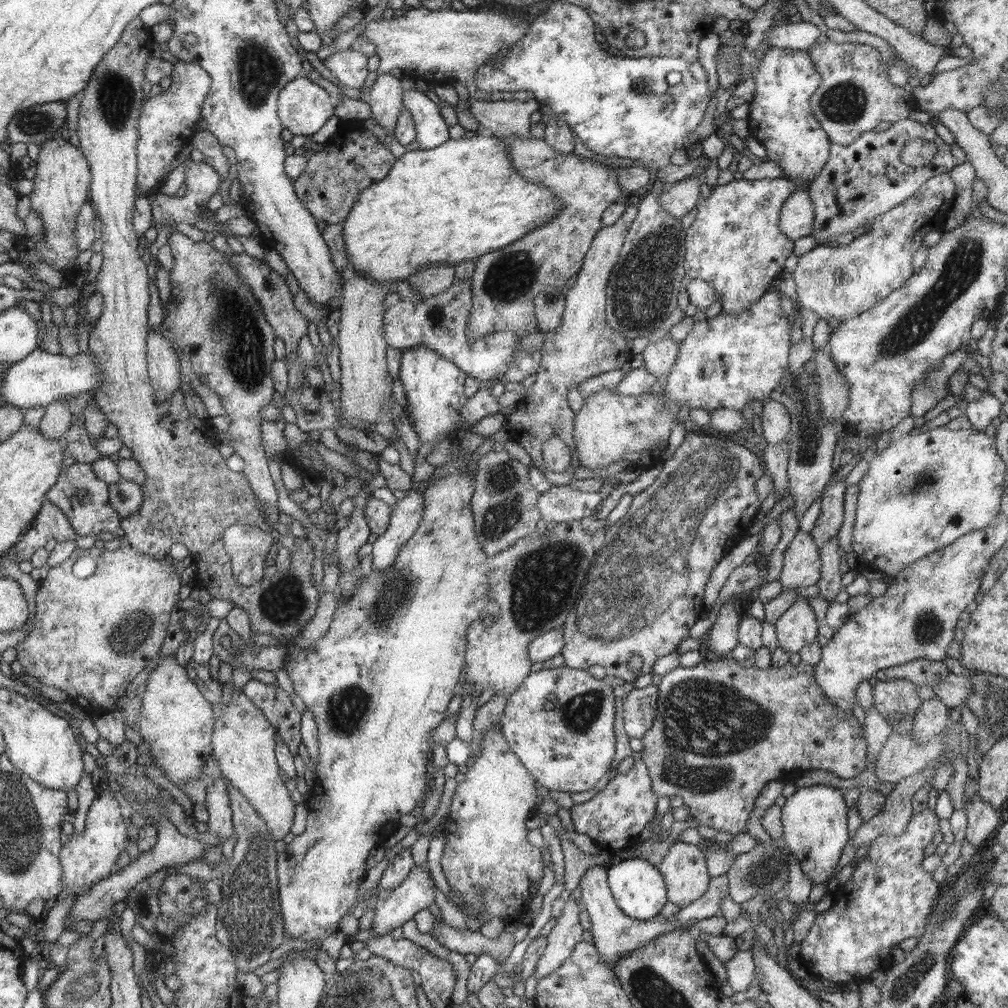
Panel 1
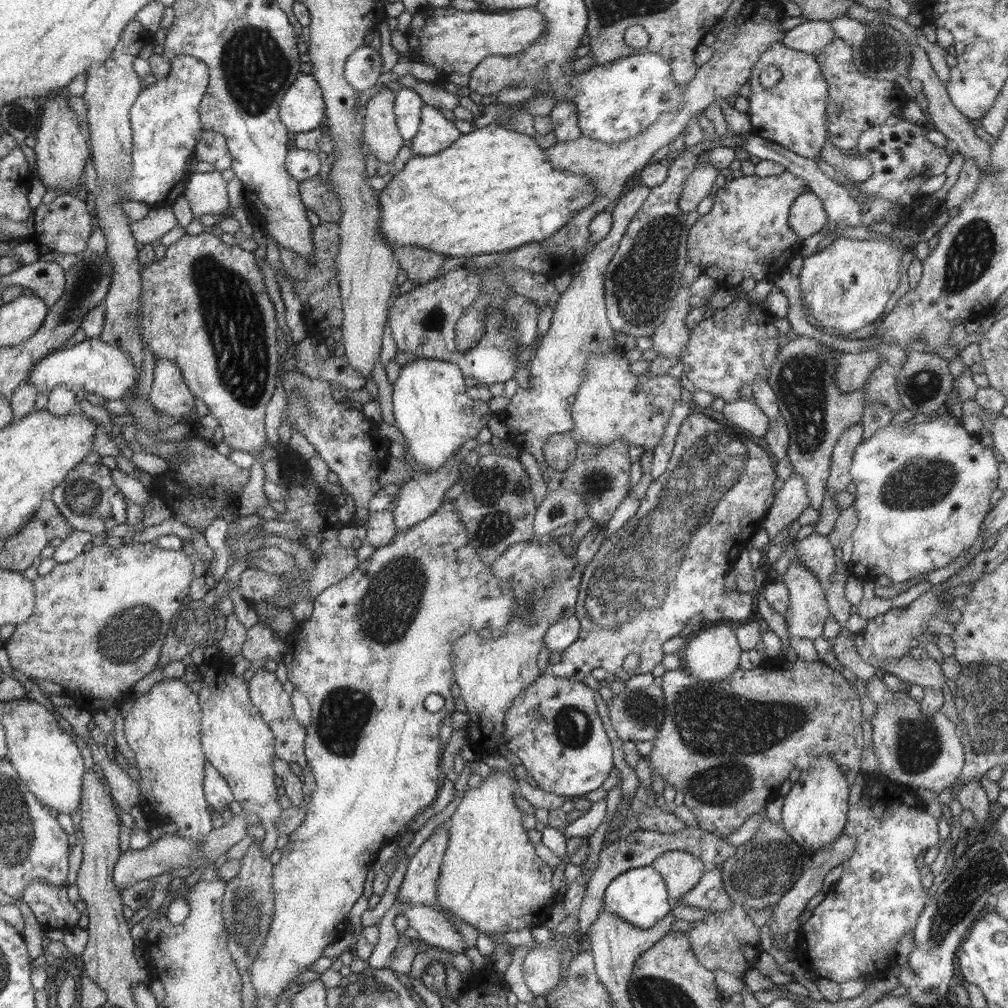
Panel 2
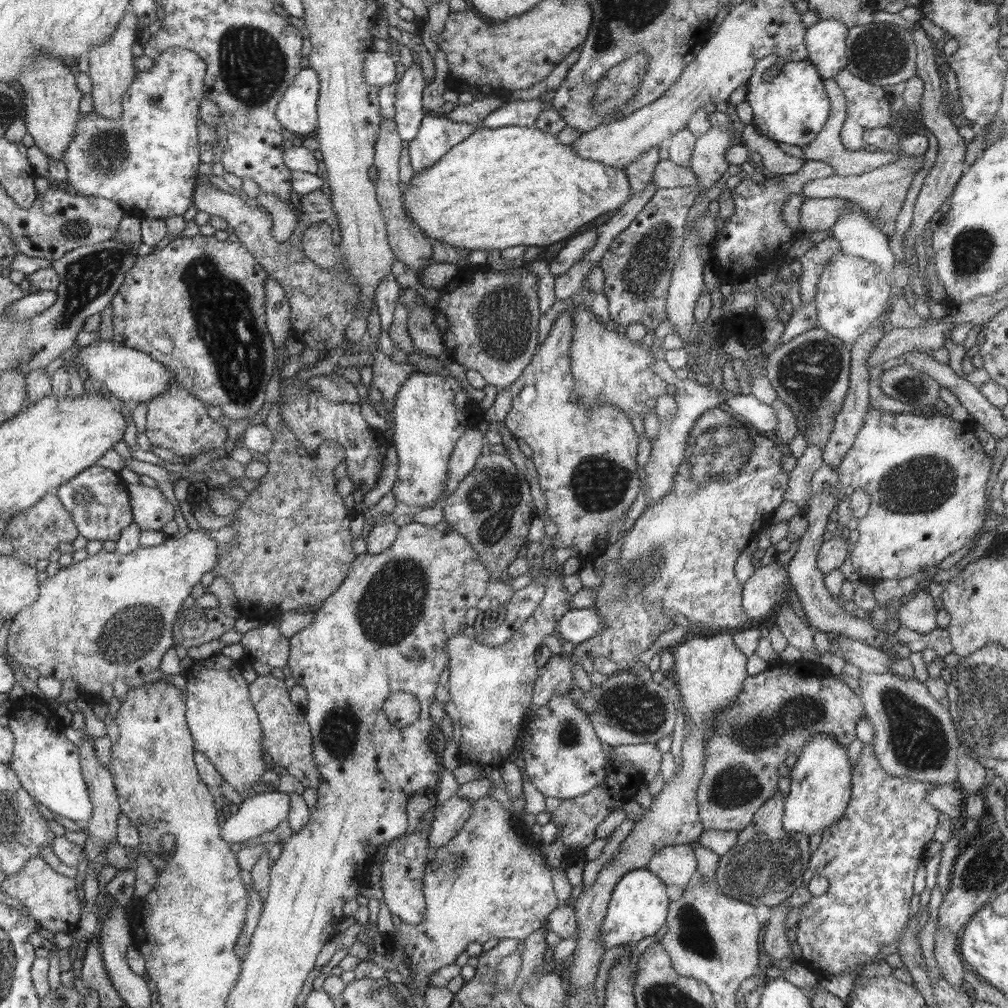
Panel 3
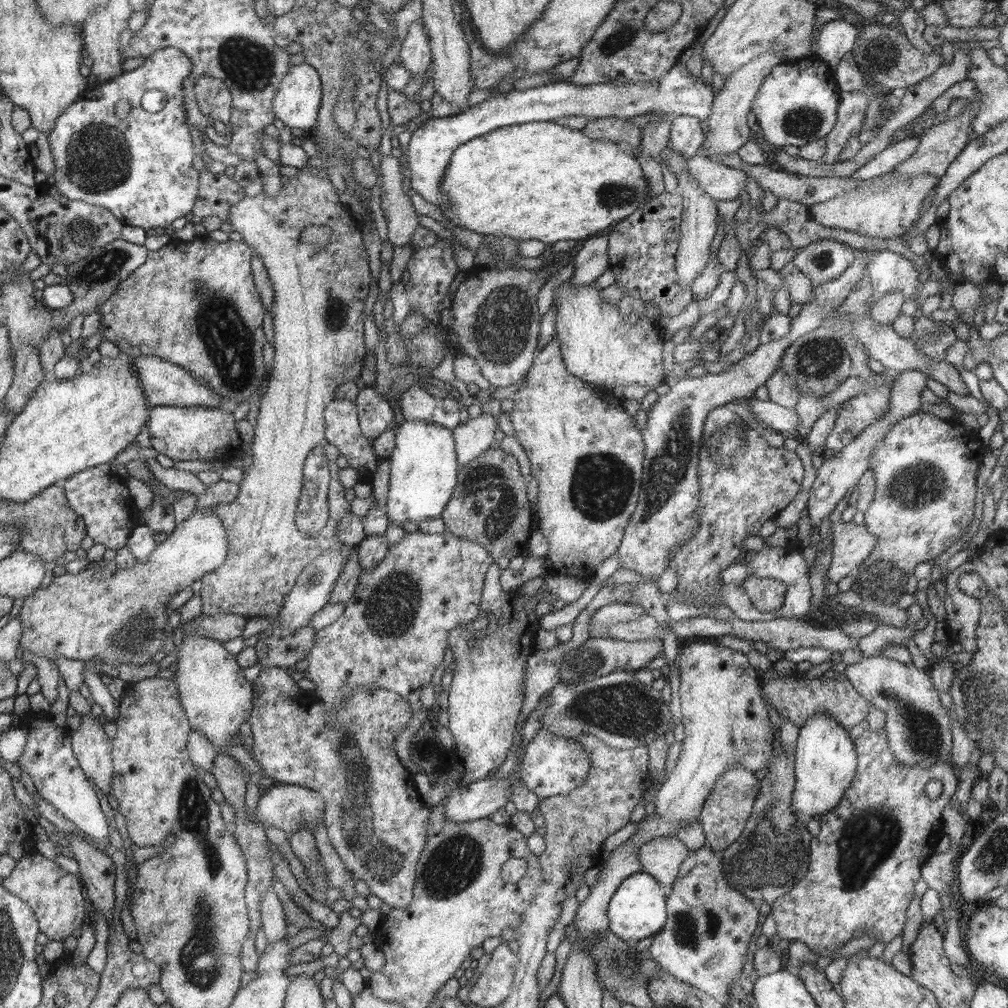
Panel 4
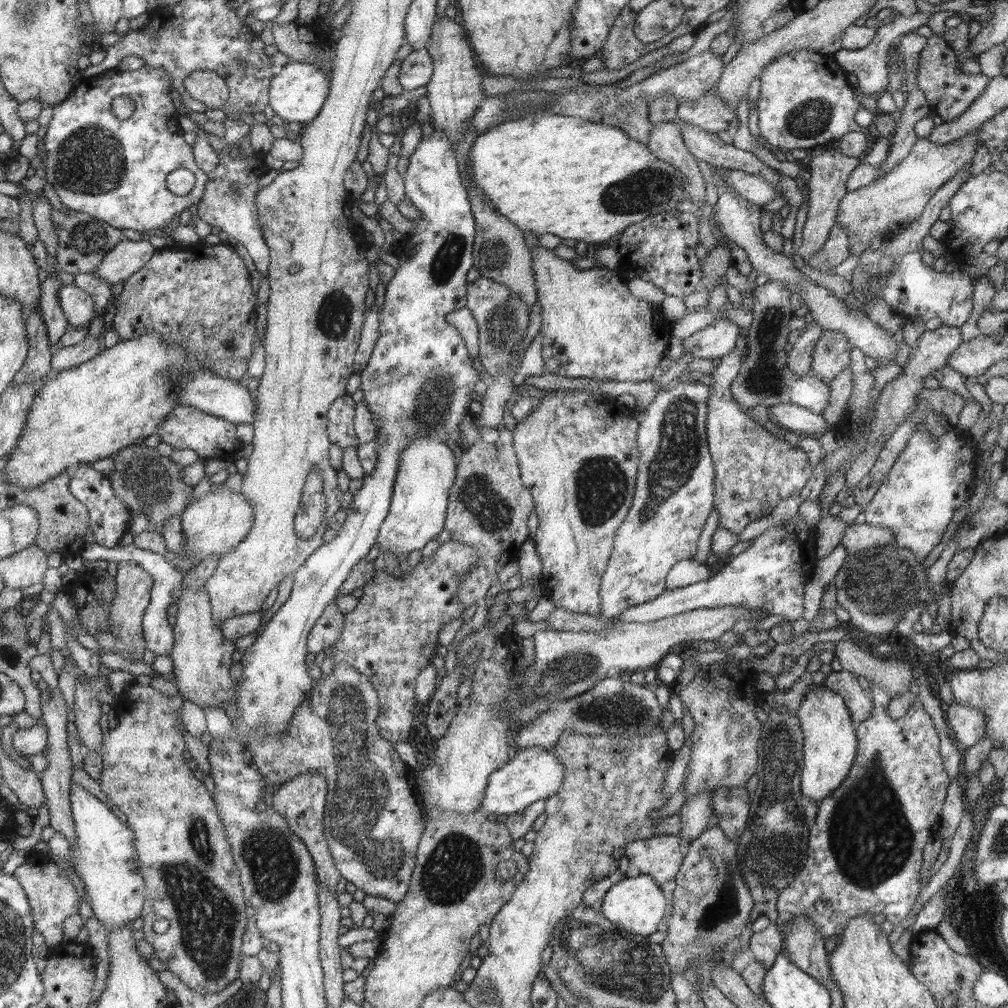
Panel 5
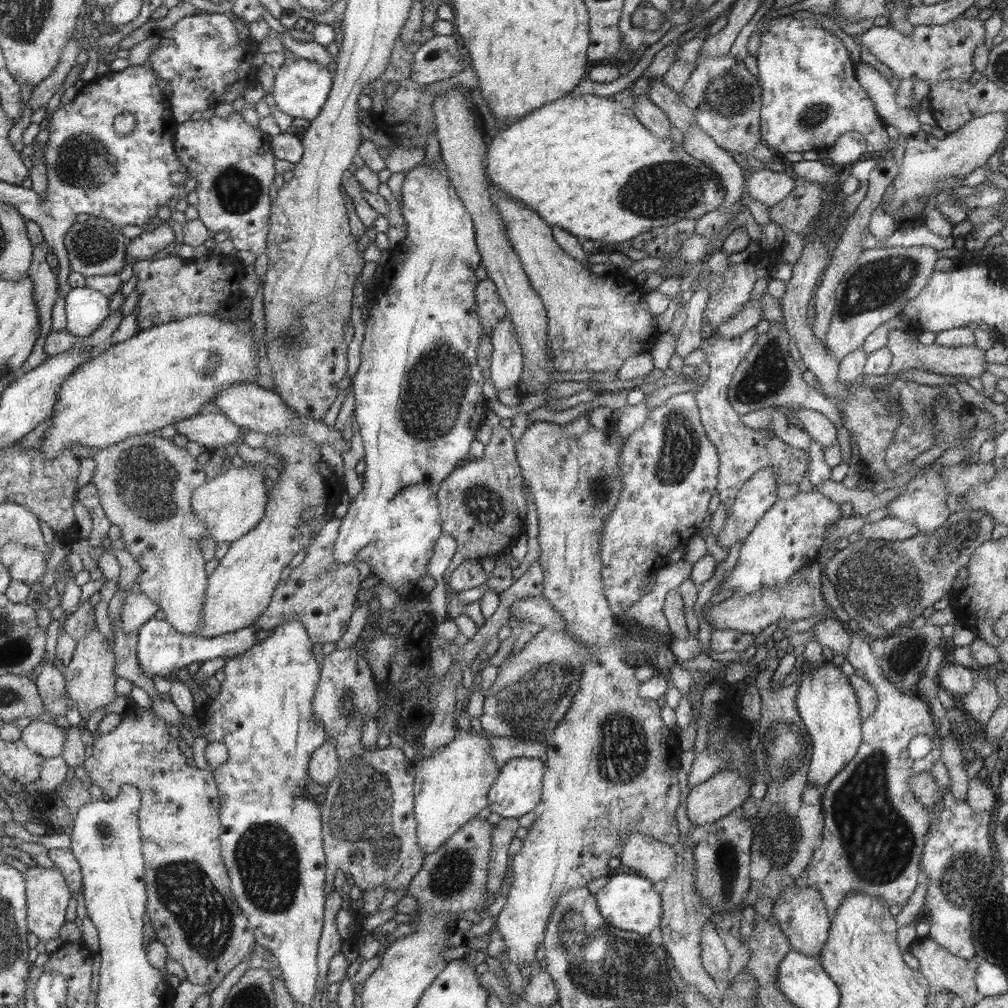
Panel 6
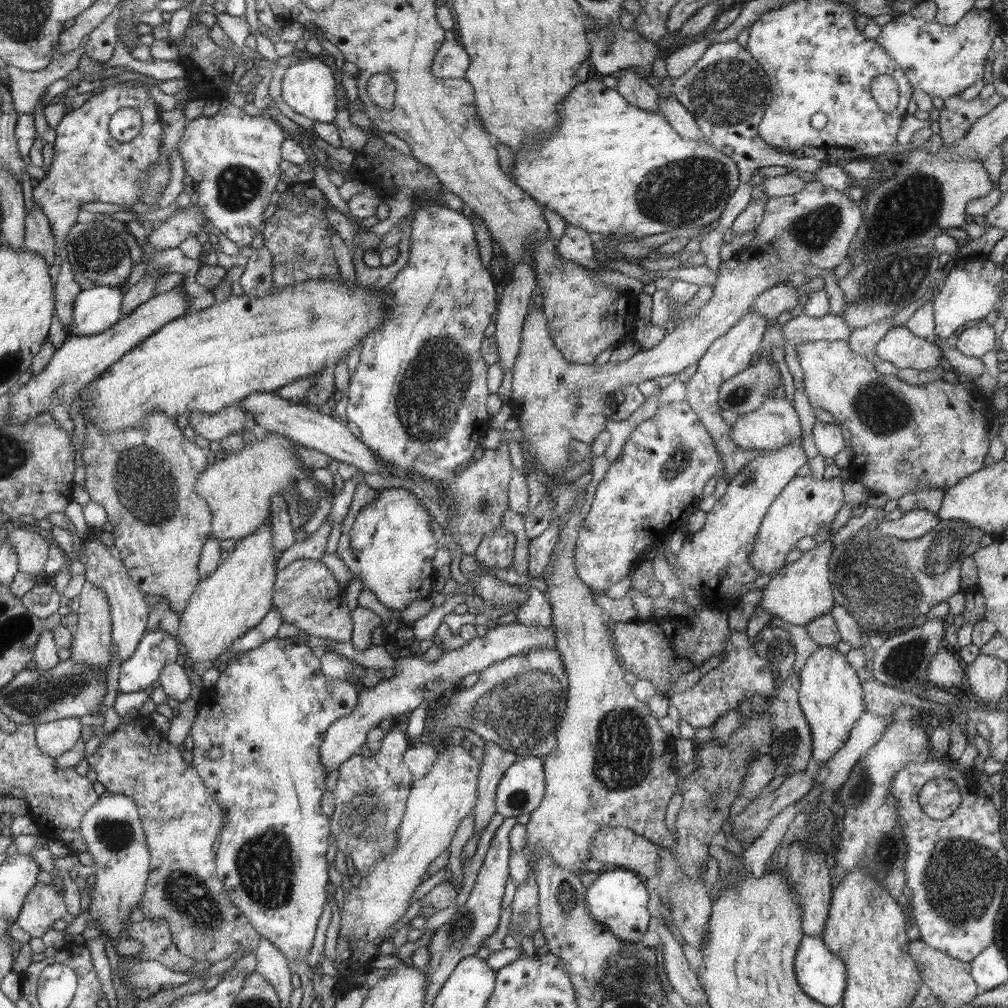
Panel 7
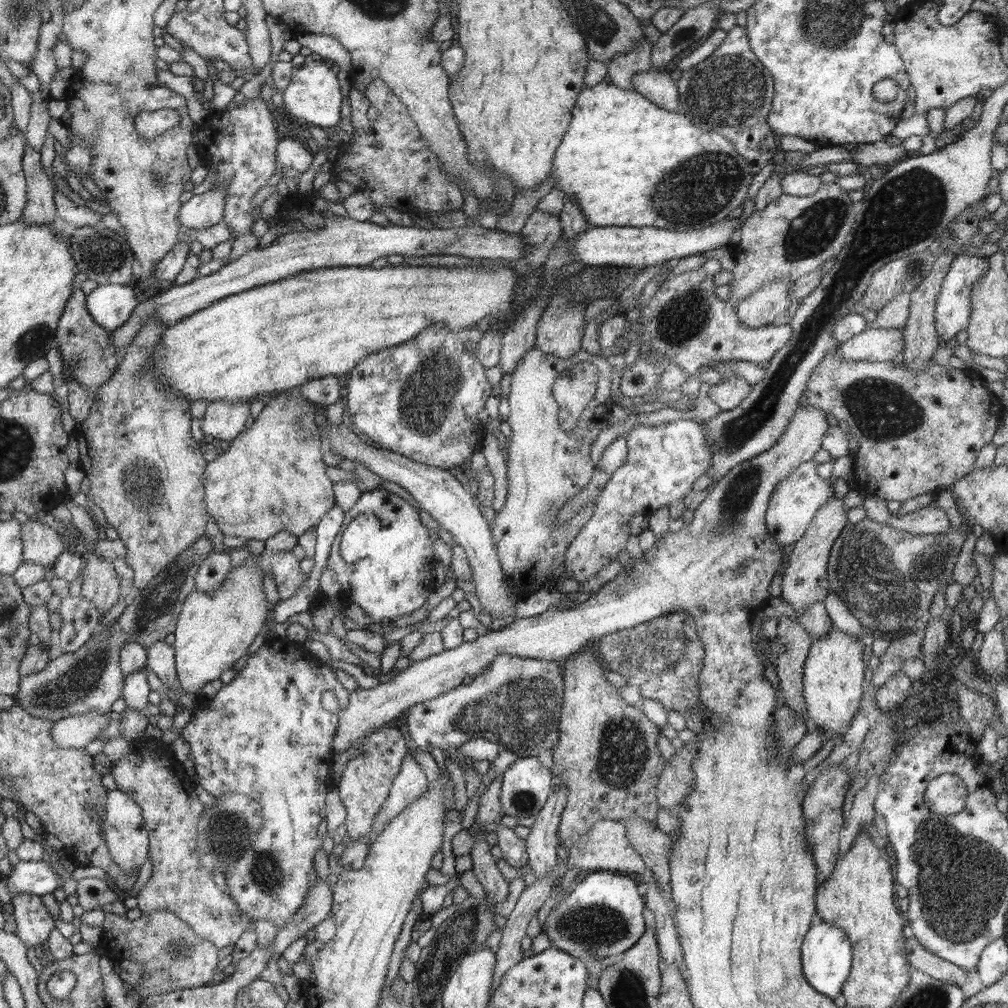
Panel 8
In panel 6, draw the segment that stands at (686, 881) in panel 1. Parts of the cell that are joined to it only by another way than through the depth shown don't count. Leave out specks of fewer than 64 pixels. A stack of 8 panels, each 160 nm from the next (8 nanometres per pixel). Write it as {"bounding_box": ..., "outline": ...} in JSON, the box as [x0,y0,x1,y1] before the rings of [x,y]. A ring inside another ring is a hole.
{"bounding_box":[619,832,678,885],"outline":[[[638,832],[628,835],[619,857],[624,866],[659,885],[669,877],[678,859],[675,846]]]}

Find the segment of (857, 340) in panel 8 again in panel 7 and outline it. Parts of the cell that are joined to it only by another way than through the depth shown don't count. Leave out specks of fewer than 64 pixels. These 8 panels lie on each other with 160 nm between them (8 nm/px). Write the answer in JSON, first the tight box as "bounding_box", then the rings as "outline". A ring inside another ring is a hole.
{"bounding_box":[872,326,945,371],"outline":[[[905,326],[888,330],[872,351],[872,355],[891,362],[898,369],[920,371],[941,366],[941,360],[945,358],[942,353],[937,345],[914,335]]]}

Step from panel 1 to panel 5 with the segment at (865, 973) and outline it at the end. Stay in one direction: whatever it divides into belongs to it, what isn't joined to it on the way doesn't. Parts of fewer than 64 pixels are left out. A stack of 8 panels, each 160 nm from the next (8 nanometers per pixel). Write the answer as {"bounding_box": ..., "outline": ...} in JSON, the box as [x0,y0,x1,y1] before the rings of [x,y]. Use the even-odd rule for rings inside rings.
{"bounding_box":[776,683,951,938],"outline":[[[872,683],[869,684],[868,688],[872,691],[874,708],[868,720],[856,725],[857,755],[854,764],[850,772],[848,772],[847,777],[843,780],[843,784],[840,784],[829,797],[823,798],[818,802],[819,809],[814,826],[809,827],[809,836],[807,837],[808,856],[805,857],[805,865],[801,868],[801,871],[797,873],[796,878],[786,888],[783,888],[782,892],[779,892],[776,901],[778,911],[776,923],[781,930],[782,924],[785,924],[785,922],[788,922],[795,916],[802,915],[807,916],[807,918],[815,924],[815,927],[819,930],[823,938],[826,938],[826,936],[831,937],[836,934],[841,934],[849,920],[865,912],[874,915],[882,914],[882,916],[886,916],[886,920],[889,920],[895,927],[905,922],[904,919],[908,916],[910,910],[912,910],[914,902],[916,902],[916,897],[919,895],[920,866],[922,866],[922,858],[924,858],[922,851],[924,850],[924,846],[928,844],[928,836],[932,836],[932,833],[934,833],[938,827],[940,809],[944,804],[951,778],[948,776],[948,773],[944,771],[944,765],[942,765],[939,749],[940,739],[936,734],[936,728],[930,715],[924,711],[922,703],[917,699],[914,700],[908,707],[906,715],[898,719],[893,719],[888,715],[888,711],[886,711],[893,696],[888,694],[886,689],[876,687],[876,685],[872,685]]]}

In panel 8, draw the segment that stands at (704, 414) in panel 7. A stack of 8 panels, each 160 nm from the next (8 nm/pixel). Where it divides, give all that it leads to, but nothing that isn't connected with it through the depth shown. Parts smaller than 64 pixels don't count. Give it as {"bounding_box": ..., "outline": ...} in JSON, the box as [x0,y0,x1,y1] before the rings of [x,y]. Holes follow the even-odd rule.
{"bounding_box":[734,278,792,328],"outline":[[[783,278],[769,282],[764,288],[740,300],[734,310],[748,328],[760,328],[783,320],[790,306],[789,284],[792,280]]]}

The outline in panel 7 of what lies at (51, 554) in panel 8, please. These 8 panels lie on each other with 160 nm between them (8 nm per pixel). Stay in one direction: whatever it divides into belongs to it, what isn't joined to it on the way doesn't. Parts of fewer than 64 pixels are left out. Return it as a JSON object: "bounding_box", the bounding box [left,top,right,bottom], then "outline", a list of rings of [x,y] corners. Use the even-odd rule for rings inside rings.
{"bounding_box":[8,527,51,577],"outline":[[[20,527],[11,529],[8,541],[18,555],[19,572],[36,577],[44,570],[46,560],[51,556],[51,537],[37,528]]]}

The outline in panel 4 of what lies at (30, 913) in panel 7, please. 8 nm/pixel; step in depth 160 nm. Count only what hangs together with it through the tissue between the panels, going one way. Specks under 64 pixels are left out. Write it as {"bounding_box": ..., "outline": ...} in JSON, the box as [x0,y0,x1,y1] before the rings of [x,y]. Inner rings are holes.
{"bounding_box":[2,850,86,942],"outline":[[[29,850],[18,855],[14,869],[10,876],[2,880],[2,885],[35,909],[40,928],[50,941],[62,942],[68,938],[84,918],[86,900],[82,896],[82,884],[76,875],[66,872],[55,860],[50,860],[39,852]]]}

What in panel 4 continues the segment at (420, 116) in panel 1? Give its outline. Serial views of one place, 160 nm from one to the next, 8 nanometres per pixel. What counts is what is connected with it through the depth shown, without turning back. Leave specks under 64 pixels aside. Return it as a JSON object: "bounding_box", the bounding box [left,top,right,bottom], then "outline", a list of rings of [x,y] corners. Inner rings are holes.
{"bounding_box":[406,63,714,211],"outline":[[[684,63],[678,64],[666,77],[654,83],[608,85],[596,84],[586,87],[570,85],[566,81],[515,90],[490,96],[481,104],[446,118],[428,118],[420,128],[412,133],[406,156],[409,168],[409,184],[426,202],[441,207],[444,211],[452,208],[452,199],[444,195],[443,176],[450,166],[454,152],[488,132],[514,127],[523,123],[549,122],[562,116],[581,116],[589,119],[618,118],[629,120],[642,114],[685,115],[699,118],[705,122],[712,113],[714,101],[712,86],[707,86],[703,78],[694,77]]]}

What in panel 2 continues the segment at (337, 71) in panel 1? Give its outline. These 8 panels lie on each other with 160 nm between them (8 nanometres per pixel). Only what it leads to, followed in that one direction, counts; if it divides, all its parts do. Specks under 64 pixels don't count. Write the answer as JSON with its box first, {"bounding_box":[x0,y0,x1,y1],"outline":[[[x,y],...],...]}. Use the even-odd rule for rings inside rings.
{"bounding_box":[345,45,384,93],"outline":[[[364,45],[348,59],[345,76],[352,88],[361,93],[372,88],[380,79],[382,64],[384,61],[380,52]]]}

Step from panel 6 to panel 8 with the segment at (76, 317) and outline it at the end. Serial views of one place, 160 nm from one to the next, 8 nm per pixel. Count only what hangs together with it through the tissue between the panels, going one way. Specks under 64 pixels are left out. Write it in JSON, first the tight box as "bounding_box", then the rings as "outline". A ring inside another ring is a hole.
{"bounding_box":[87,285,141,331],"outline":[[[98,285],[87,295],[91,315],[108,331],[120,328],[141,301],[136,285]]]}

